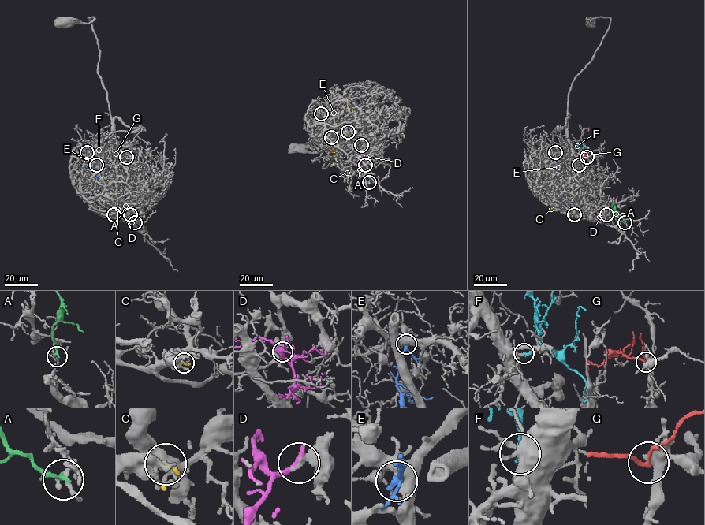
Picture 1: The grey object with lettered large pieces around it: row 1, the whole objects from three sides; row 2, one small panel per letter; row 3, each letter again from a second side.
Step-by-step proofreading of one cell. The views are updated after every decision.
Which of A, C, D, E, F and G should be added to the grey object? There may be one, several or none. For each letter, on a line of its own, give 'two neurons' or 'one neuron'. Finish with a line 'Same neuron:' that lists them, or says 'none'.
A: two neurons
C: two neurons
D: two neurons
E: two neurons
F: one neuron
G: two neurons
Same neuron: F

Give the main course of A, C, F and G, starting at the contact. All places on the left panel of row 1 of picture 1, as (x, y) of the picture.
A: (135, 222), (134, 208), (127, 203), (124, 208)
C: (113, 214), (102, 206), (112, 191), (104, 184), (105, 199), (101, 202), (99, 180), (113, 202)
F: (96, 164), (100, 148), (94, 142)
G: (126, 156), (117, 155), (114, 161)

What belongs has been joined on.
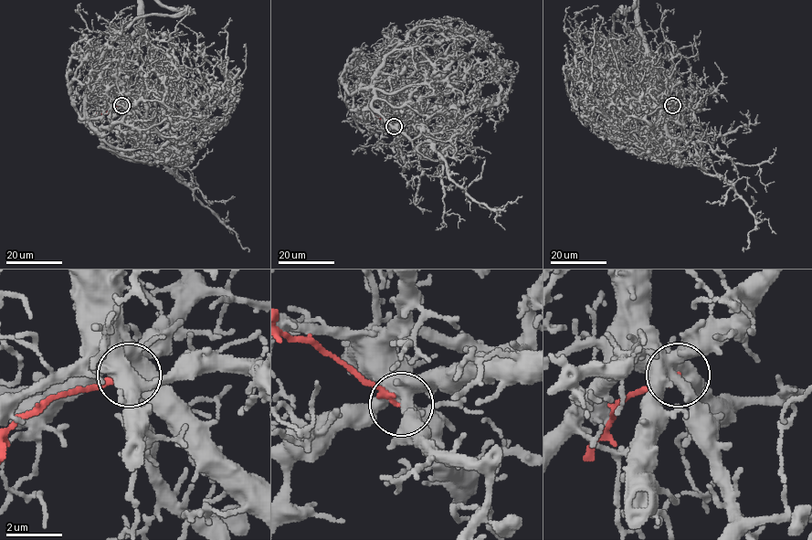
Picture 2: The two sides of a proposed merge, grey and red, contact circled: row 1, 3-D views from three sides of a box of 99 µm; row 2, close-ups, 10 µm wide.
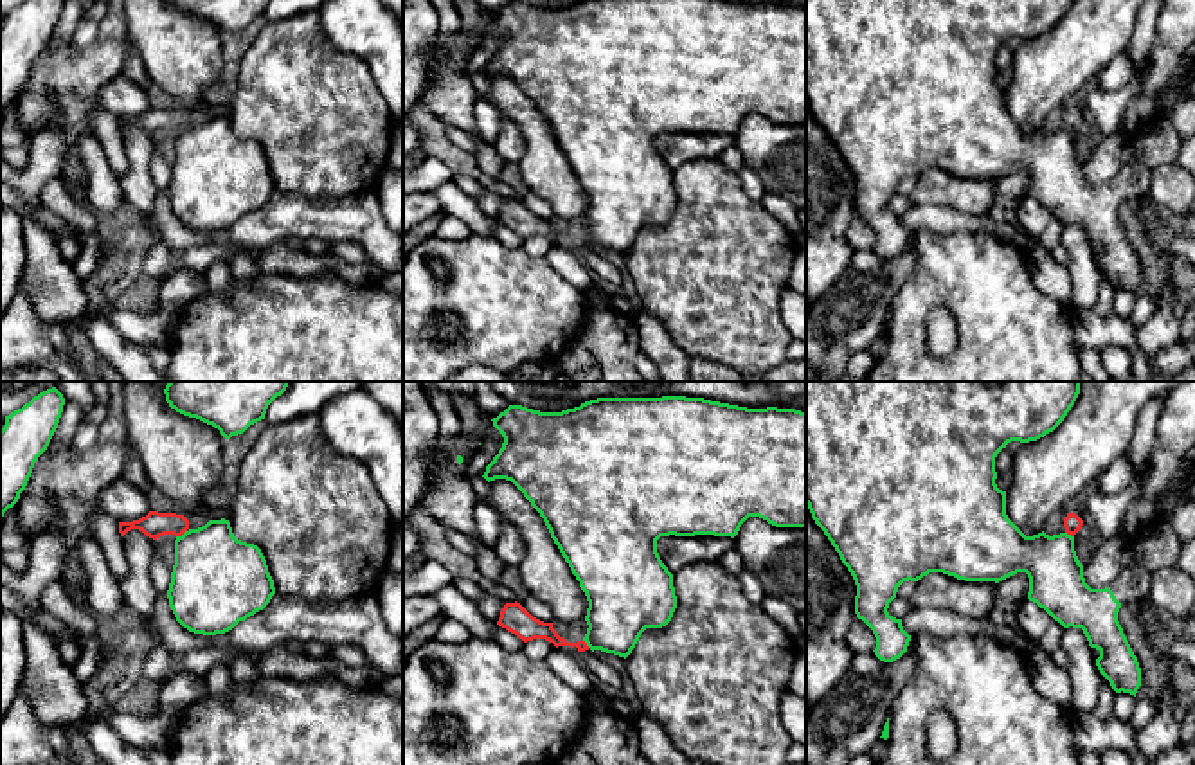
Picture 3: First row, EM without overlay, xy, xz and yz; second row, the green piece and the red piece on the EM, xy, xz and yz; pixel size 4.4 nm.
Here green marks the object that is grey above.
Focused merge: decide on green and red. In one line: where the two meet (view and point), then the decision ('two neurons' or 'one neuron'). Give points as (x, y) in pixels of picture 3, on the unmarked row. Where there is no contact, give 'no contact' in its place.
contact xy (182, 132); two neurons

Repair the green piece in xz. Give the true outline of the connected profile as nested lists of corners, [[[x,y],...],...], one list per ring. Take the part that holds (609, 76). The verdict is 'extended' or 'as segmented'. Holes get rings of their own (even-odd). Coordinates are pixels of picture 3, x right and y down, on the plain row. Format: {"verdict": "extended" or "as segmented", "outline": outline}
{"verdict": "as segmented", "outline": [[[581,0],[562,9],[509,2],[491,16],[504,40],[484,76],[511,77],[544,115],[551,135],[587,193],[583,238],[628,254],[646,225],[666,223],[677,205],[673,171],[657,149],[660,133],[734,135],[749,113],[776,124],[806,124],[806,11],[729,0]]]}

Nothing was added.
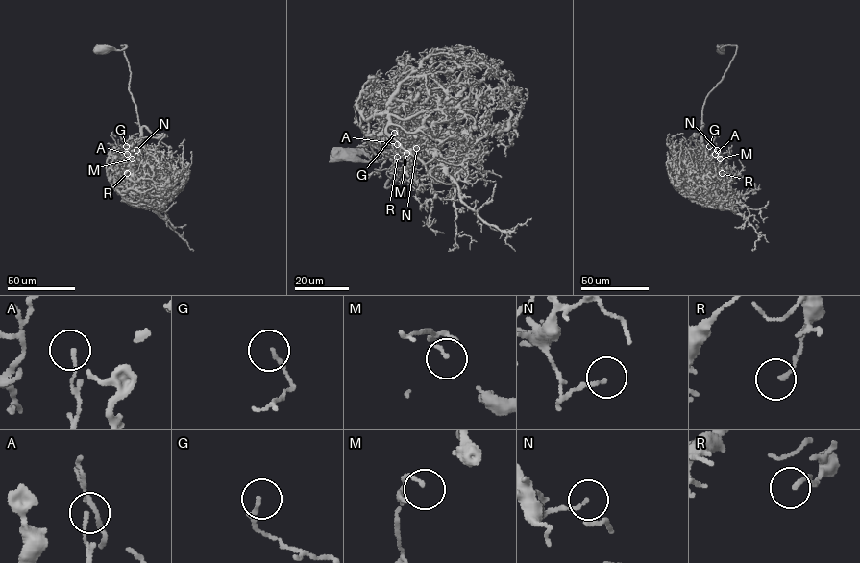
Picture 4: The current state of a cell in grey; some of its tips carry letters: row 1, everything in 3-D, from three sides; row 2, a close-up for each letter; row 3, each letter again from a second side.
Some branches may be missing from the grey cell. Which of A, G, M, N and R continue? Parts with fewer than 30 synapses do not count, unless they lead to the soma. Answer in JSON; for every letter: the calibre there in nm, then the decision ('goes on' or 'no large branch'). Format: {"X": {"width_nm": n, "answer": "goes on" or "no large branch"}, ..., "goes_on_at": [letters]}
{"A": {"width_nm": 120, "answer": "no large branch"}, "G": {"width_nm": 130, "answer": "no large branch"}, "M": {"width_nm": 130, "answer": "no large branch"}, "N": {"width_nm": 120, "answer": "no large branch"}, "R": {"width_nm": 130, "answer": "no large branch"}, "goes_on_at": []}

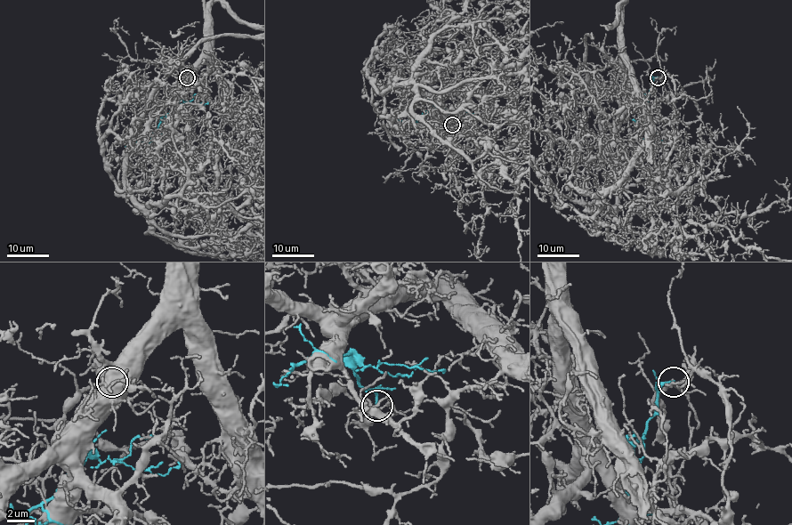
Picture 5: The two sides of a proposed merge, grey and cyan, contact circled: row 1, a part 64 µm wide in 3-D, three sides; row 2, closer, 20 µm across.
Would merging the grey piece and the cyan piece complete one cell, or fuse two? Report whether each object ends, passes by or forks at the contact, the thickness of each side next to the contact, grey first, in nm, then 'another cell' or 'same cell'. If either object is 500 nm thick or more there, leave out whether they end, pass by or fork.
grey forks | cyan passes by | 190/130 nm | another cell

